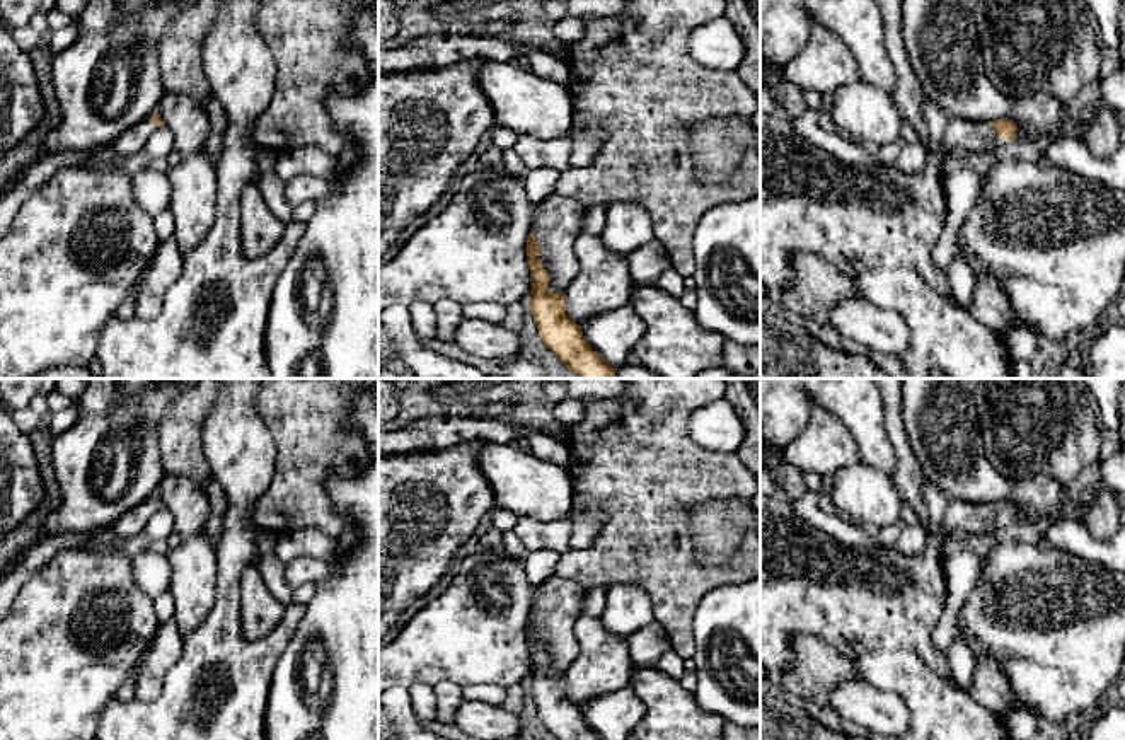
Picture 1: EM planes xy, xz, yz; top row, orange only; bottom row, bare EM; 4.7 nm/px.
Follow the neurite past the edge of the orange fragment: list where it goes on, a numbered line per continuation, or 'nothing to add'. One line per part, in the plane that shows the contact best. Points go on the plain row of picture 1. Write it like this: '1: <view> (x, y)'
1: yz (863, 601)

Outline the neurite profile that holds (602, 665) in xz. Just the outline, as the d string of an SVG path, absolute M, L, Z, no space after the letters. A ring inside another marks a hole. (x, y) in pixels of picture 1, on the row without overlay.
M581 614L573 626L580 651L564 672L566 696L581 708L593 697L631 685L634 663L627 638L610 634L600 617Z

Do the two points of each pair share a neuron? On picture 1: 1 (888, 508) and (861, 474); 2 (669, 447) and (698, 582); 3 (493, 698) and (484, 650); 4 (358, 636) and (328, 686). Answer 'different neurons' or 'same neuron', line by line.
1: same neuron
2: same neuron
3: different neurons
4: same neuron

